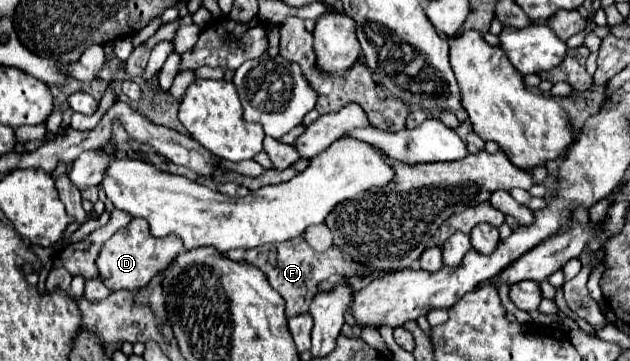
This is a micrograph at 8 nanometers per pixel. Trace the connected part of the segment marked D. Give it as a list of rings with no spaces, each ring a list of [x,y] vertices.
[[[132,218],[132,222],[118,230],[110,240],[104,242],[100,256],[96,260],[100,278],[108,290],[138,290],[146,286],[160,270],[164,270],[174,256],[178,256],[184,250],[184,244],[176,234],[156,238],[148,230],[148,222],[142,218]]]

